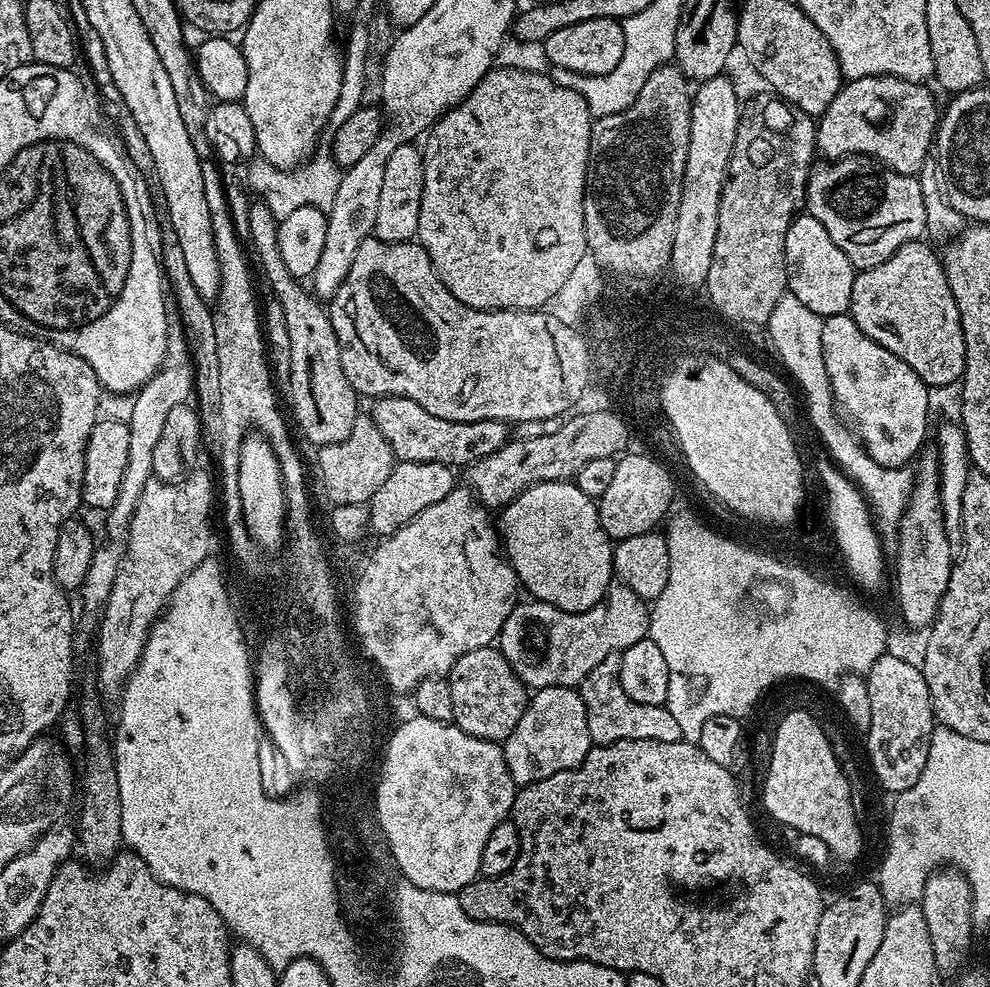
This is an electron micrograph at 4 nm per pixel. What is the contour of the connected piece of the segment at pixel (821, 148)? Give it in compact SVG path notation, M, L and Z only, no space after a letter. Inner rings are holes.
M867 76L850 80L838 90L834 102L830 102L827 110L818 117L816 147L819 155L829 161L842 156L870 156L898 174L916 176L933 151L941 115L931 90L923 83L915 84L897 76Z

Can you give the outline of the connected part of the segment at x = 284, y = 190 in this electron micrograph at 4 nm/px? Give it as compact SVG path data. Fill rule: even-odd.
M328 154L313 155L300 167L291 170L276 168L262 158L253 159L247 168L249 186L260 195L257 197L272 211L278 222L285 220L289 214L301 209L302 206L314 206L325 210L331 208L334 194L338 194L338 184L342 175L341 166Z

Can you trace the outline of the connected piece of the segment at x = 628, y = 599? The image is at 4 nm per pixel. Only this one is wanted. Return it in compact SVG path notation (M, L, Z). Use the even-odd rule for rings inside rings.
M619 582L613 583L608 593L585 612L563 612L535 598L527 602L517 603L510 618L506 618L498 647L529 690L554 686L576 688L606 654L624 652L648 636L649 605Z

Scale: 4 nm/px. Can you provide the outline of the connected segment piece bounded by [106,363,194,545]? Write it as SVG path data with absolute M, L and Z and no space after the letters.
M192 365L183 367L161 368L135 393L136 401L132 404L132 413L126 416L130 430L130 459L126 462L126 474L122 474L122 487L118 490L118 498L114 498L114 506L107 509L108 536L114 543L123 545L128 539L128 527L132 521L134 510L142 498L142 490L146 490L146 482L153 479L154 446L158 446L158 437L162 435L162 425L170 418L170 410L185 403L193 395Z

